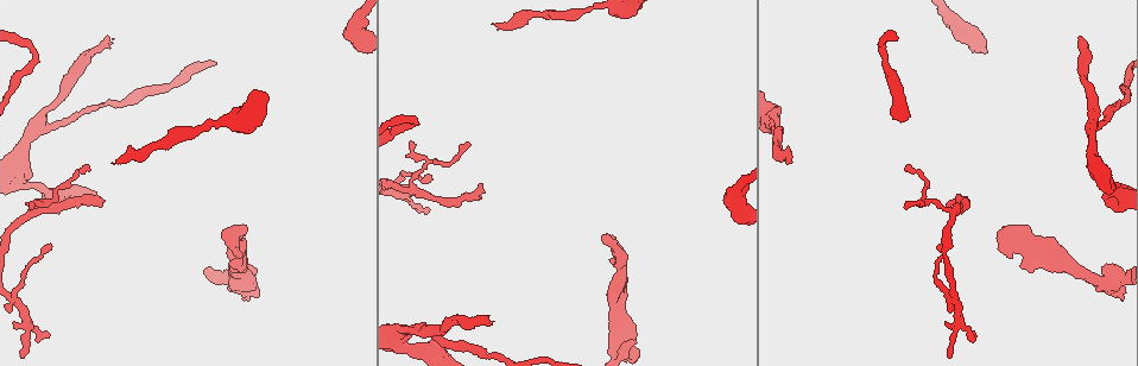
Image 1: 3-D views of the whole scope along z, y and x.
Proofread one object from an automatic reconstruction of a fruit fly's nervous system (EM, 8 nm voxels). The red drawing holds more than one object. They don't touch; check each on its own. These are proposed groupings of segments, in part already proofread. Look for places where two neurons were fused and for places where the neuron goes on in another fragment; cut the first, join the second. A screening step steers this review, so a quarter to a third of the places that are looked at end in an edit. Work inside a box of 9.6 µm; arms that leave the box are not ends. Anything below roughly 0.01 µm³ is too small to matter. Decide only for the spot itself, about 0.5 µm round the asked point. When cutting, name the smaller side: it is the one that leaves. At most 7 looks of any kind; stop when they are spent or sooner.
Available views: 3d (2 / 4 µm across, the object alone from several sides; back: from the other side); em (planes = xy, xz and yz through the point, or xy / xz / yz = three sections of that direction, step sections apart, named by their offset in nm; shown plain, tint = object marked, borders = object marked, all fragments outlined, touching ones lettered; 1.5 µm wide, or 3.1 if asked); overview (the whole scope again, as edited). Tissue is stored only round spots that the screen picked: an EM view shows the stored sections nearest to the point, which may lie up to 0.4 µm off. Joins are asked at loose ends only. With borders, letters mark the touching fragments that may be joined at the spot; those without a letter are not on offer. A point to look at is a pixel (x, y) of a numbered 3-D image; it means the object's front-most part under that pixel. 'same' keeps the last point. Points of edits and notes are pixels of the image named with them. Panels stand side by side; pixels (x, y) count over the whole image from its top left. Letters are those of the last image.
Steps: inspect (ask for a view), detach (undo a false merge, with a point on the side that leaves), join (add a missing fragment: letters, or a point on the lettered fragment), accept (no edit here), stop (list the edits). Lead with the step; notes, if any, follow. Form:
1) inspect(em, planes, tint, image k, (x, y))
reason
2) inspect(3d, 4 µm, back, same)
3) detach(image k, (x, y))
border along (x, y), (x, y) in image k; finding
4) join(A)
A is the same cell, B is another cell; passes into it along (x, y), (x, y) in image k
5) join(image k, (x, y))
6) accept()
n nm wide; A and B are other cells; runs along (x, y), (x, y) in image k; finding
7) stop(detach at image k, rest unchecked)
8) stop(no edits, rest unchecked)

inspect(3d, 4 µm, image 1, (31, 205))
branch stops here

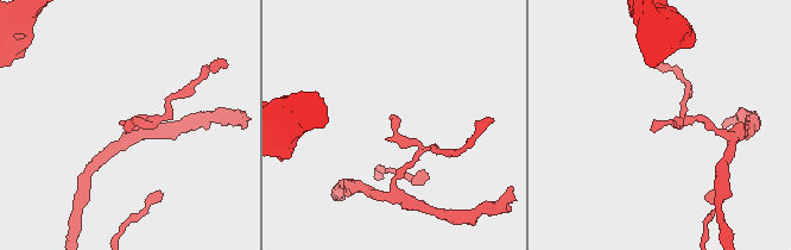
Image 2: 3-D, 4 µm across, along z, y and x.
inspect(em, planes, borders, image 2, (128, 130))

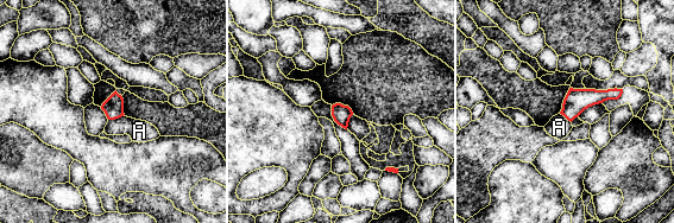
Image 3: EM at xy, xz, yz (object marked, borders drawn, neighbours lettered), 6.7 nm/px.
accept()
A touches over 120 nm; A is another cell; border along (124, 114), (108, 120) in image 3; no lettered fragment goes on from it

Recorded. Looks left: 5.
inspect(3d, 4 µm, image 1, (786, 162))
end of a long branch

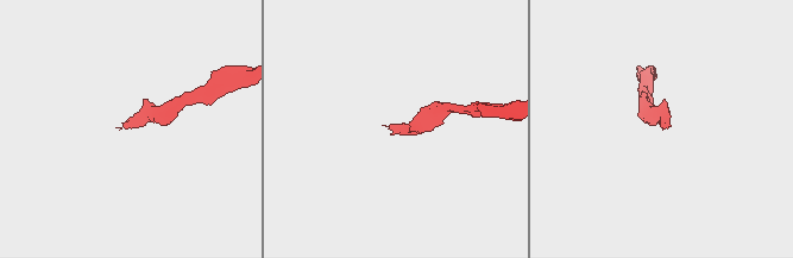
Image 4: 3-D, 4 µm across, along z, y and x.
inspect(em, planes, plain, image 4, (117, 127))

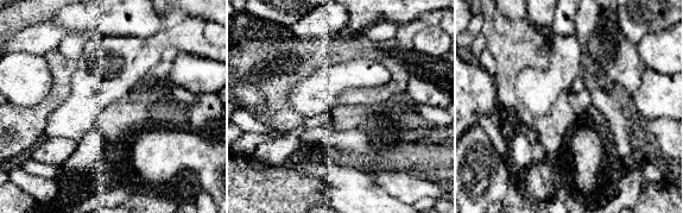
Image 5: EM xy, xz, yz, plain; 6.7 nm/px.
inspect(em, planes, borders, same)
what lies round it

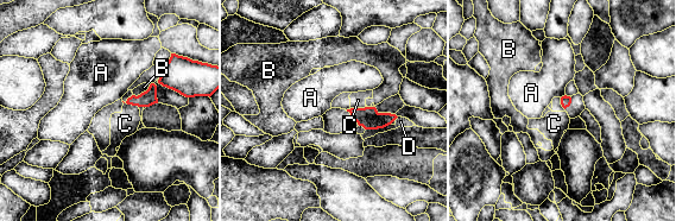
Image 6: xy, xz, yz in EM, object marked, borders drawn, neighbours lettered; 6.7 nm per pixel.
accept()
A, B, C and D are other cells; border along (564, 94), (561, 98) in image 6; no lettered fragment goes on from it

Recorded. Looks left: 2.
inspect(em, yz, step 8, tint, image 1, (1025, 247))
abrupt turn

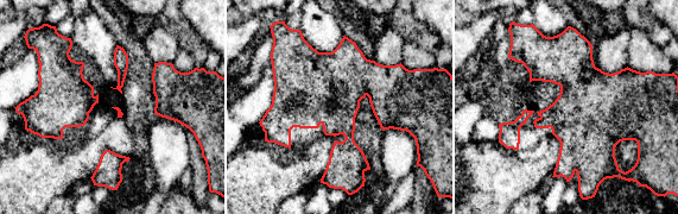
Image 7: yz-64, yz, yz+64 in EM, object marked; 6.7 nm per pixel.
inspect(em, planes, borders, same)
another direction

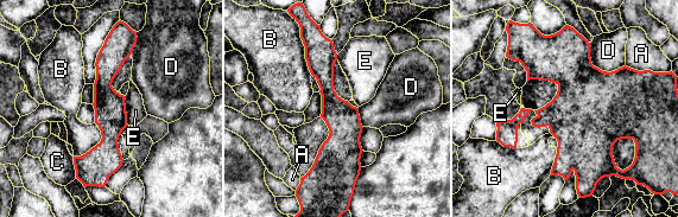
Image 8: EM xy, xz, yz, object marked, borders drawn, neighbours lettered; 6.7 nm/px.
accept()
D touches over 300 nm; A, B, C, D and E are other cells; runs along (114, 34), (106, 70), (105, 177) in image 8; all the same neuron

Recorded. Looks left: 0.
stop(no edits, rest unchecked)

